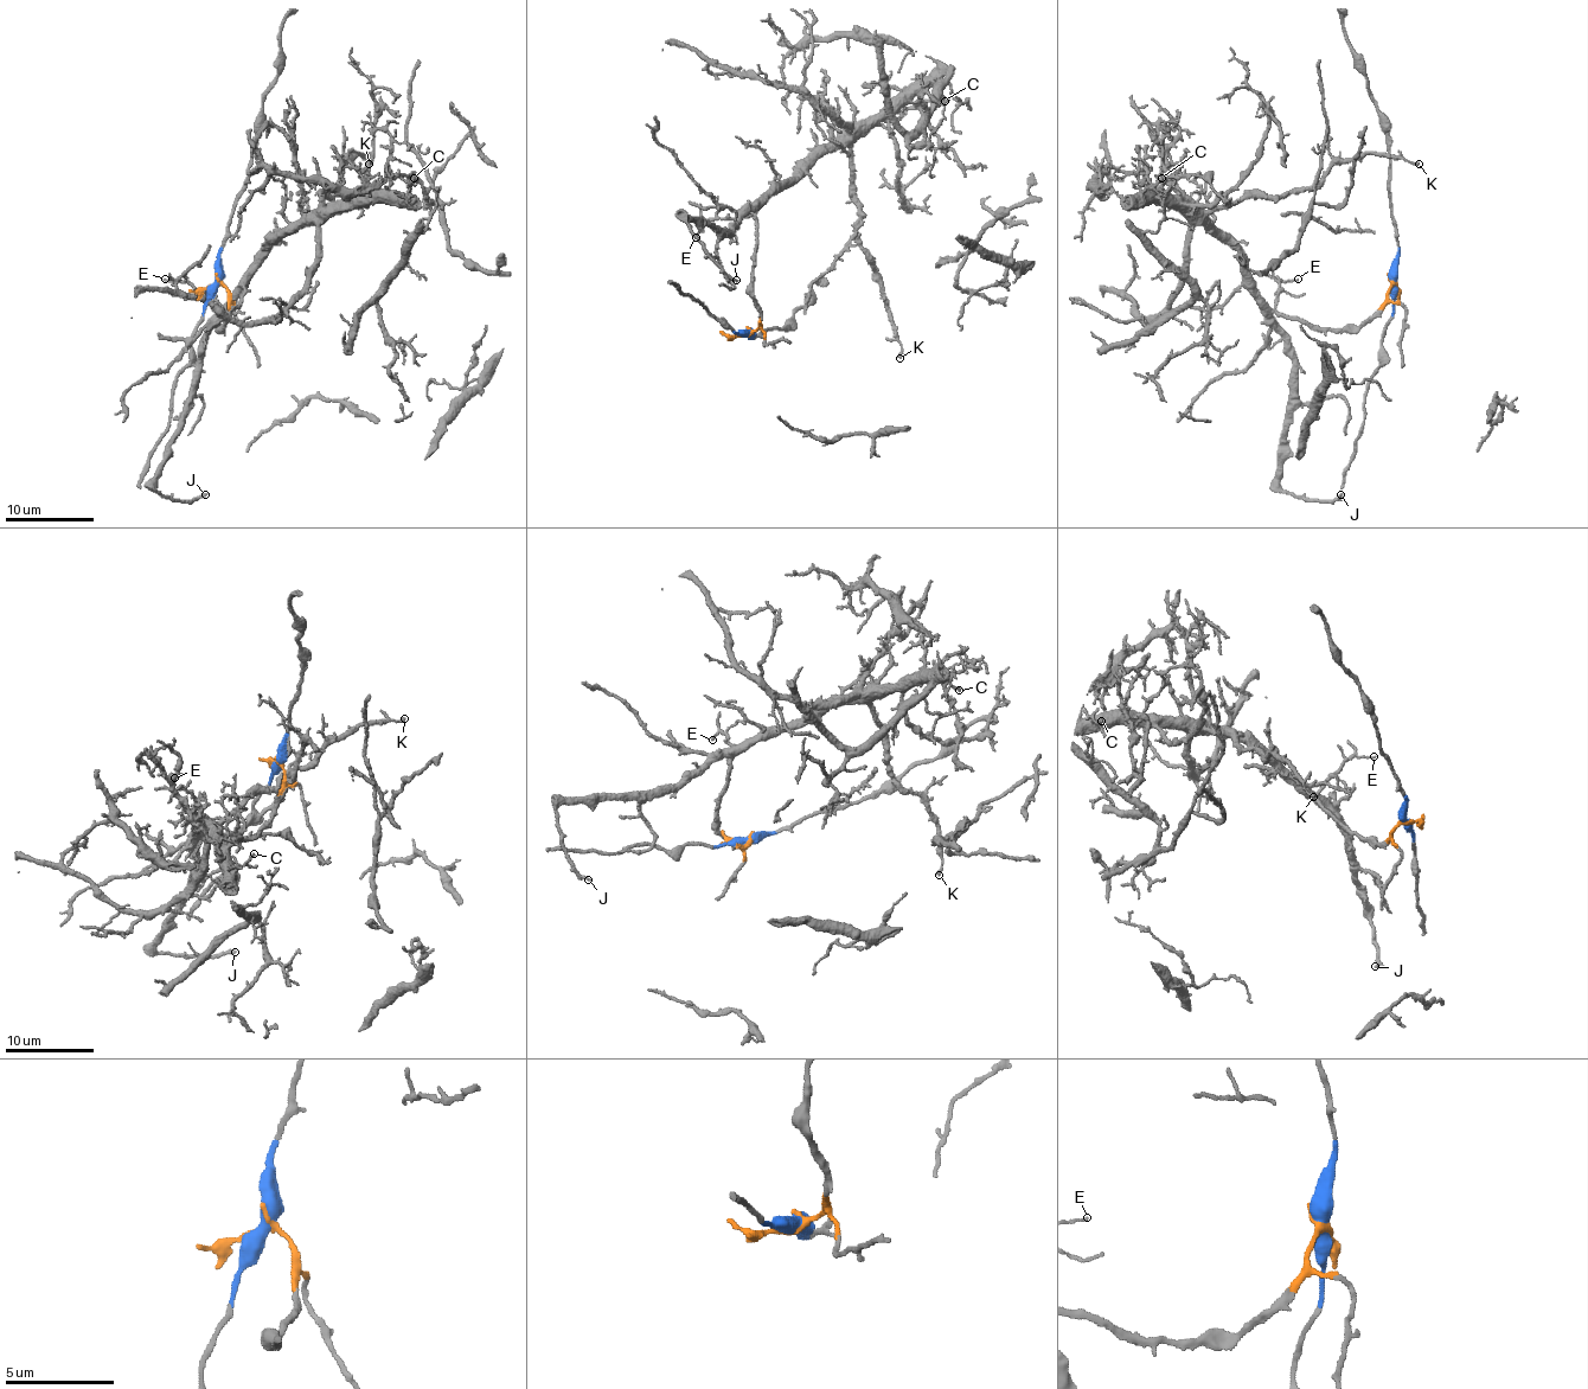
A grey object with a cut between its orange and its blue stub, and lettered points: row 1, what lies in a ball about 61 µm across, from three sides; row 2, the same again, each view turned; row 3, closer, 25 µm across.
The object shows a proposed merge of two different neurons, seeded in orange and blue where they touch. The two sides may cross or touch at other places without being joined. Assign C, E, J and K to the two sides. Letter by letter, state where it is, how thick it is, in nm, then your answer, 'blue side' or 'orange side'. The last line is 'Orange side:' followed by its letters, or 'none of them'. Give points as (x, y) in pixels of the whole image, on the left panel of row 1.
C: at (414, 178); 170 nm thick; orange side
E: at (165, 279); 110 nm thick; orange side
J: at (205, 494); 150 nm thick; orange side
K: at (369, 164); 200 nm thick; orange side
Orange side: C, E, J, K

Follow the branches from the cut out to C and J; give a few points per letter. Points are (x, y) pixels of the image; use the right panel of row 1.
C: (1395, 281), (1359, 326), (1286, 319), (1217, 231), (1179, 204), (1143, 193), (1161, 178)
J: (1395, 281), (1388, 299), (1359, 326), (1314, 328), (1273, 314), (1293, 362), (1279, 485), (1319, 500), (1342, 494)

